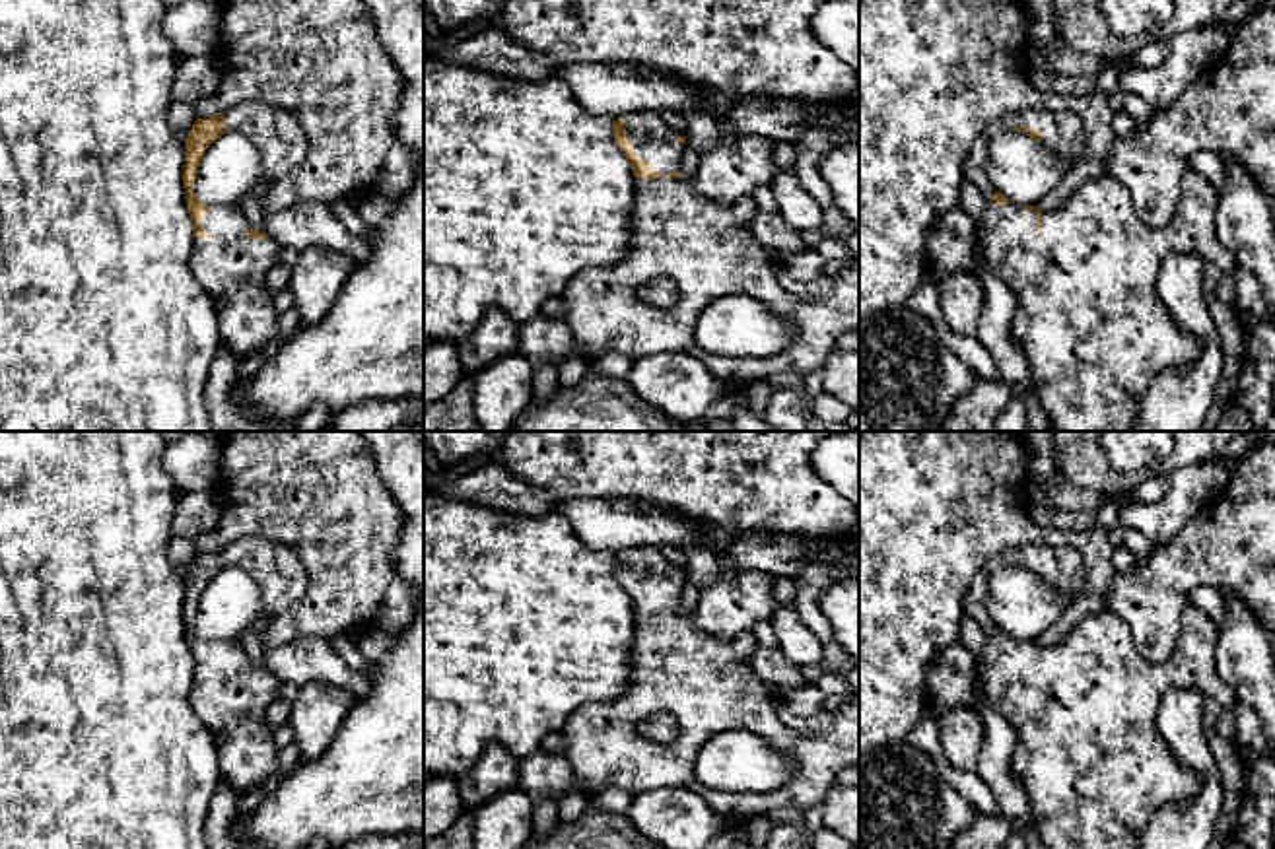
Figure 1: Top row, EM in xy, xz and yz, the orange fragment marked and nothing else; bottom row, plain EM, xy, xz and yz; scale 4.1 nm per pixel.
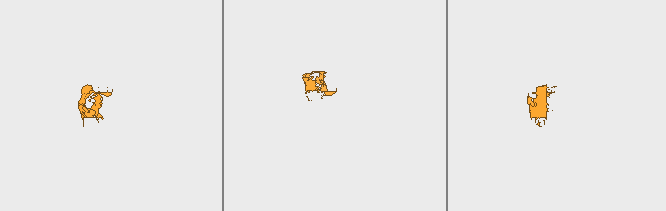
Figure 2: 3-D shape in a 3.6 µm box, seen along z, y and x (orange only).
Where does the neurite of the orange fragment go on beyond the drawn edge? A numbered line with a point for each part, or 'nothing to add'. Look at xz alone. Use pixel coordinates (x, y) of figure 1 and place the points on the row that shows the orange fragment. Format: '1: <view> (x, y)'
1: xz (677, 234)

